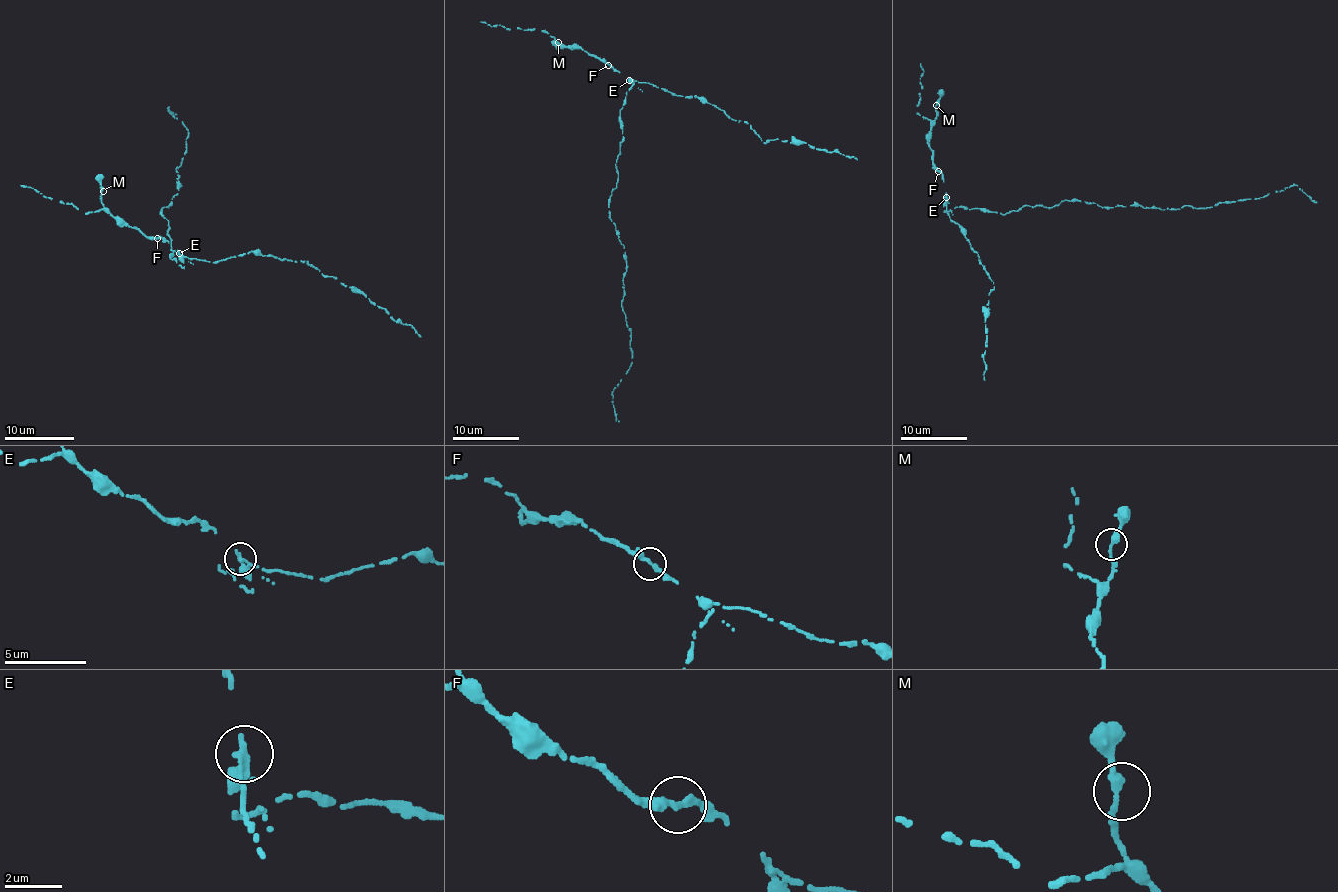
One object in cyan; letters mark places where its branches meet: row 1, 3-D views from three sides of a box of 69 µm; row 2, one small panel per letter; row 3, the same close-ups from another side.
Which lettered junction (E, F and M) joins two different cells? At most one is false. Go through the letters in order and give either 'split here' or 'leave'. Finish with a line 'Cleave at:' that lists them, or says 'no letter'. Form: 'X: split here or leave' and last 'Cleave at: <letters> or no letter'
E: split here
F: leave
M: leave
Cleave at: E

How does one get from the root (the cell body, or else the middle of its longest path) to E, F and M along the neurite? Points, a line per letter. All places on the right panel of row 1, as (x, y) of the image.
E: (996, 212), (963, 207), (946, 211), (943, 203), (946, 197)
F: (996, 212), (980, 208), (944, 210), (946, 192), (943, 176), (938, 171)
M: (996, 212), (980, 208), (944, 210), (943, 176), (935, 166), (929, 145), (936, 105)

